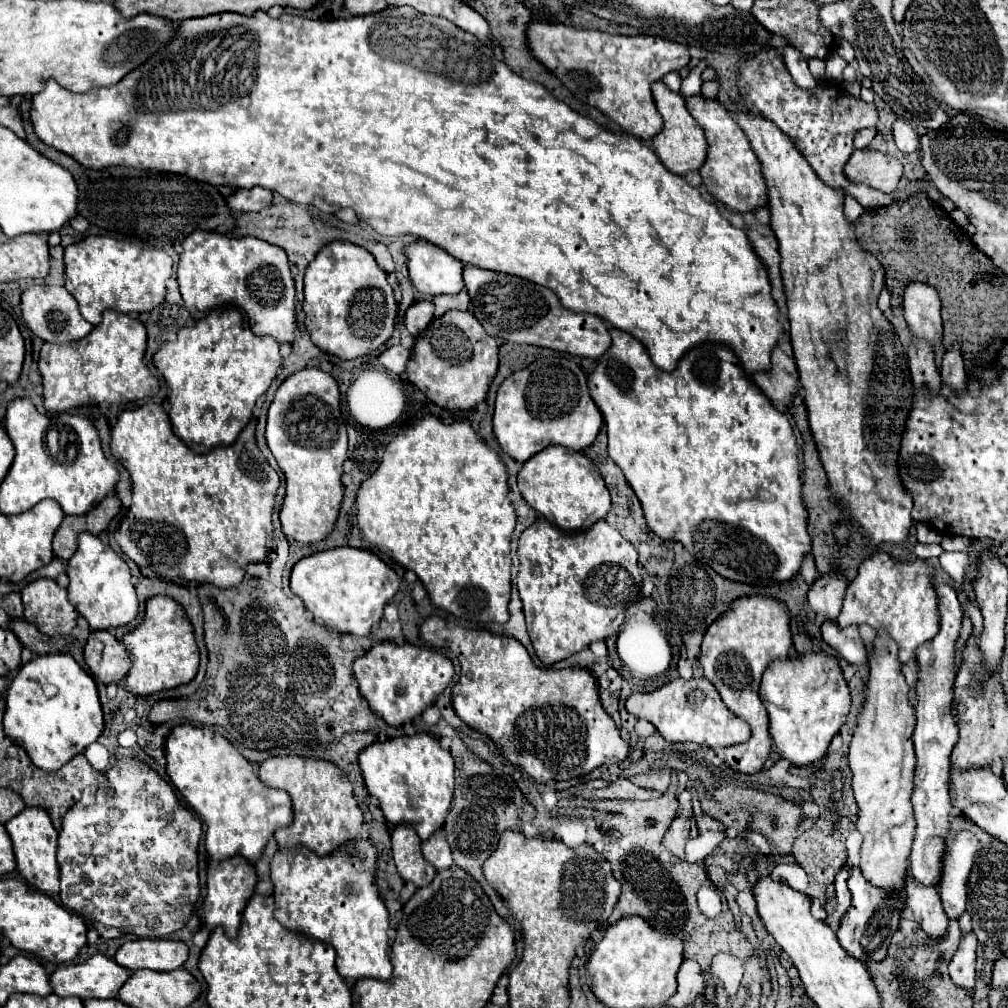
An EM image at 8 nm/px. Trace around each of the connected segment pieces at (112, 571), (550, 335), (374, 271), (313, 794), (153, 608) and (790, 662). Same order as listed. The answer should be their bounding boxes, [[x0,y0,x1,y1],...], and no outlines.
[[67,533,137,631],[463,265,611,359],[303,241,397,359],[259,755,363,855],[123,595,199,695],[759,651,851,765]]

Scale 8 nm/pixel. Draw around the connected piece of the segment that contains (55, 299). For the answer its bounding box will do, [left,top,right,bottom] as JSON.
[21,285,93,343]

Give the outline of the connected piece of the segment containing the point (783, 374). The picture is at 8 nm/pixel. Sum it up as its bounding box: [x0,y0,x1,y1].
[751,347,799,405]

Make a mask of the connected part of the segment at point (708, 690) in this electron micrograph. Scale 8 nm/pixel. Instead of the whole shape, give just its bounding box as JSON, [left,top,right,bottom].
[625,677,751,747]

